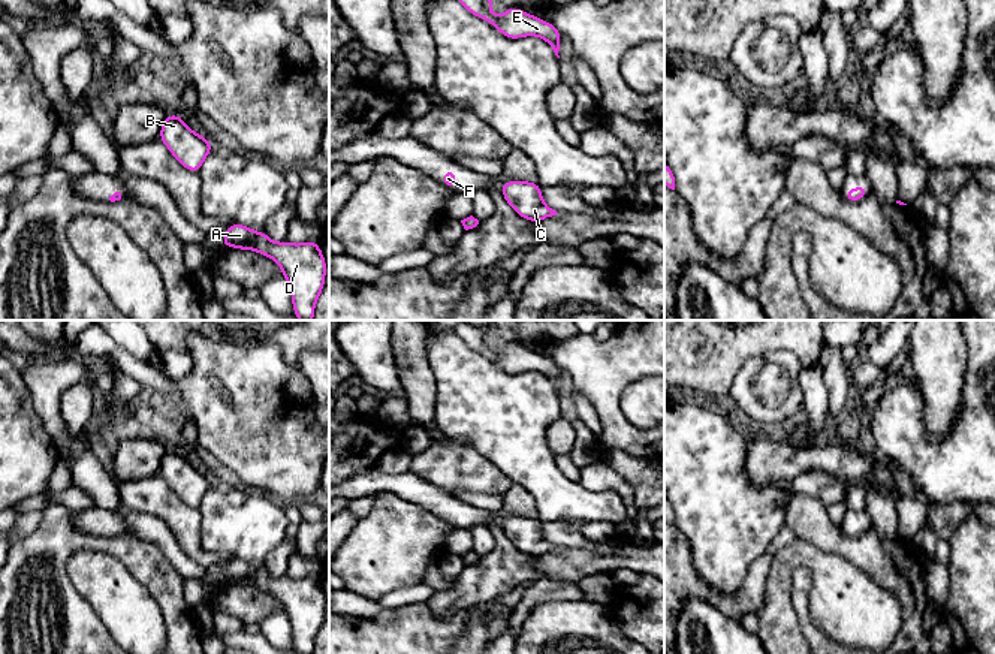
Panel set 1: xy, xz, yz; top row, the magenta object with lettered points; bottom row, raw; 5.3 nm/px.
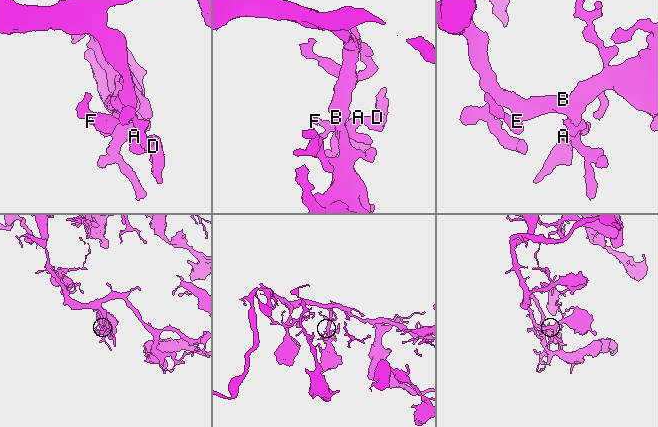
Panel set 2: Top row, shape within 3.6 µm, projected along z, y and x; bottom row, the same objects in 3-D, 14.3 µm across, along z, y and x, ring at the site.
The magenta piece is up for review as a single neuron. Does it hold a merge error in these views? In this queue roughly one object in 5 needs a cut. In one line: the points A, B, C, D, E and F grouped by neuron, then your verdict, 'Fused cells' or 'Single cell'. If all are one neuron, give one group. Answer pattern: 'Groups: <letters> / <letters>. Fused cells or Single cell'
Groups: A B C D E F. Single cell

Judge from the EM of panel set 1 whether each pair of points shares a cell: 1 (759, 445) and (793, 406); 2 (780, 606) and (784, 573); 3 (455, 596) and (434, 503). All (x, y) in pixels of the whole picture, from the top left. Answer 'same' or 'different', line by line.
1: different
2: same
3: different

